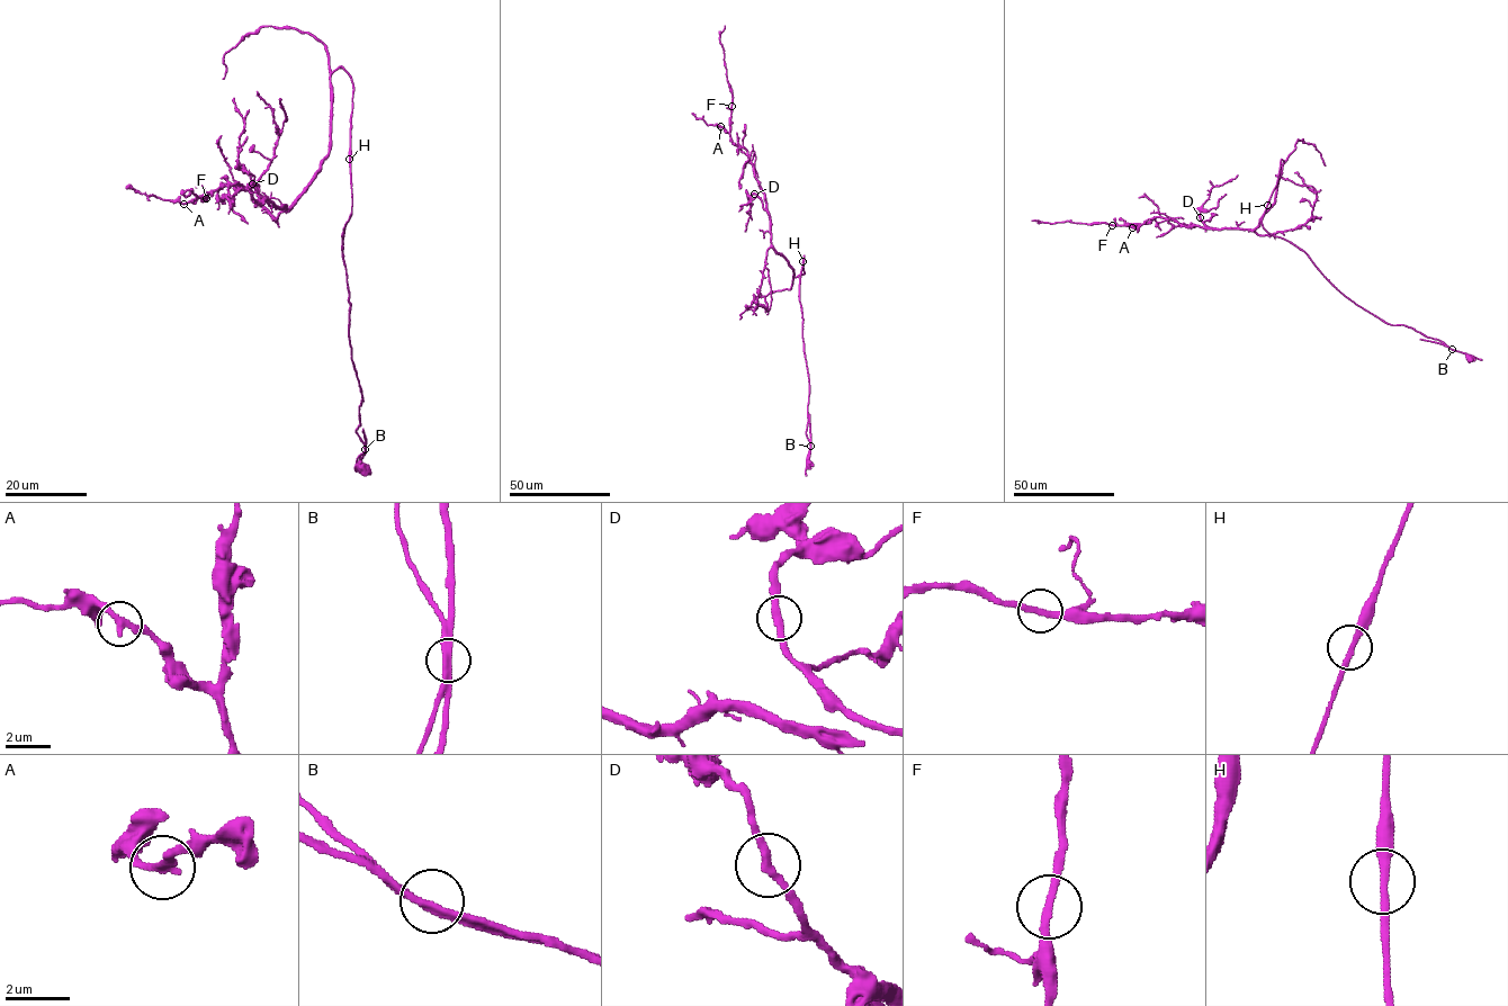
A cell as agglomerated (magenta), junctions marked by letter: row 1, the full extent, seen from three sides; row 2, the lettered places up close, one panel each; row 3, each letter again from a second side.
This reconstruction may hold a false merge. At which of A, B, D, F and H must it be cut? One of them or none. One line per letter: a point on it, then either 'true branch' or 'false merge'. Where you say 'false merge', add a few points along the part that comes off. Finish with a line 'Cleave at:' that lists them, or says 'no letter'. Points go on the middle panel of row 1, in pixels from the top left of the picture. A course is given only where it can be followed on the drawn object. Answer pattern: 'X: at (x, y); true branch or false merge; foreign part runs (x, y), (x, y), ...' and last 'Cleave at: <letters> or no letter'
A: at (720, 126); true branch
B: at (810, 446); false merge; foreign part runs (810, 446), (809, 414)
D: at (754, 194); true branch
F: at (732, 106); true branch
H: at (802, 261); true branch
Cleave at: B

